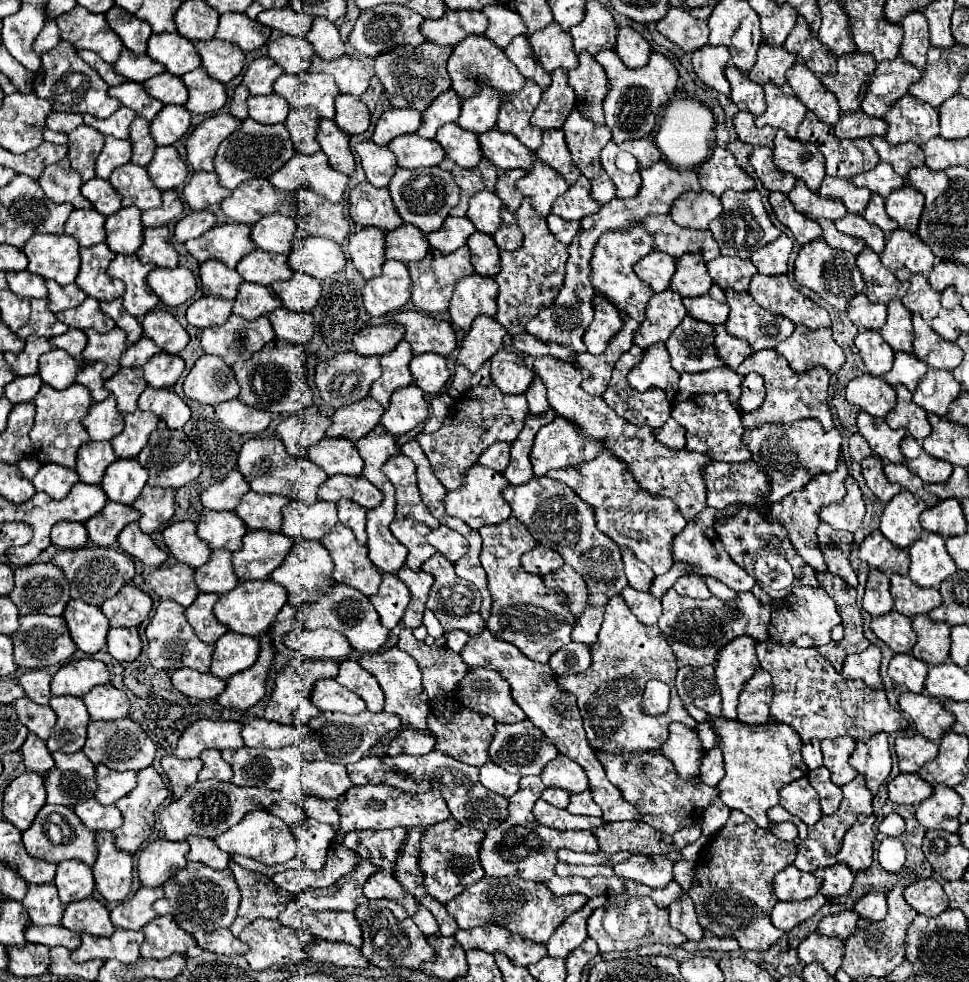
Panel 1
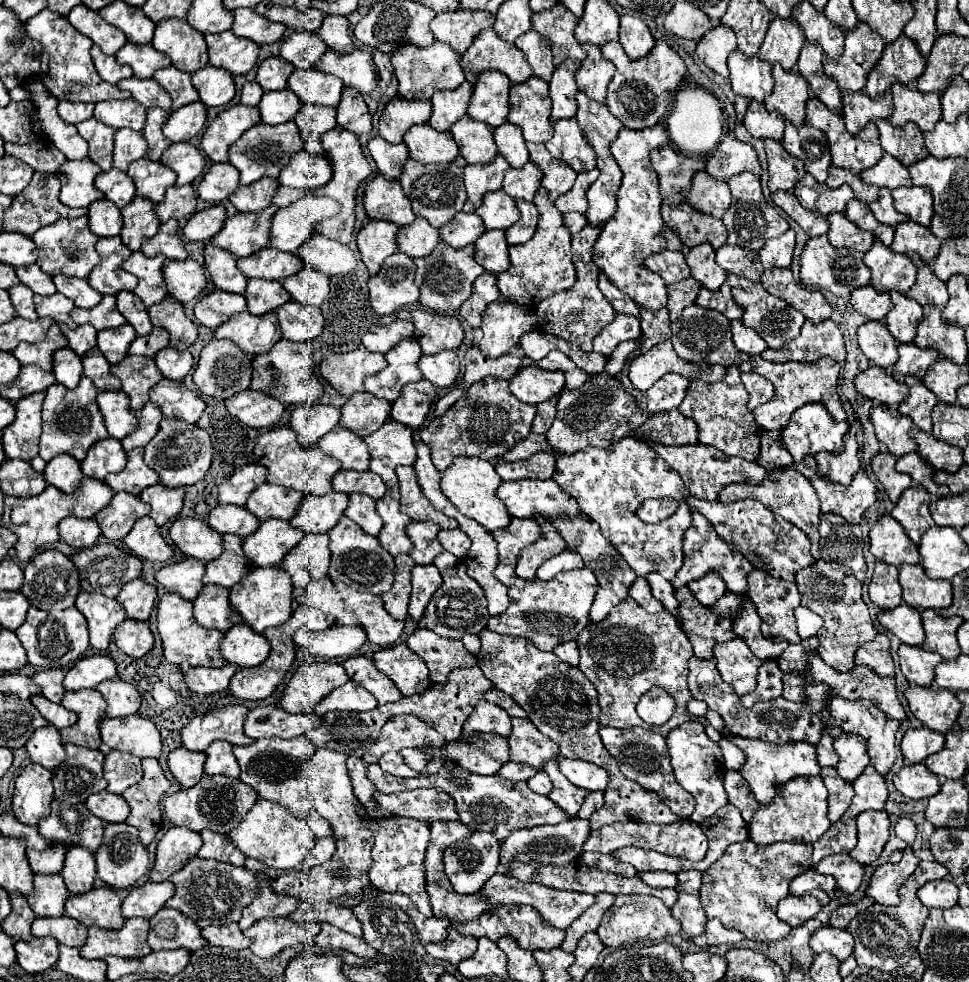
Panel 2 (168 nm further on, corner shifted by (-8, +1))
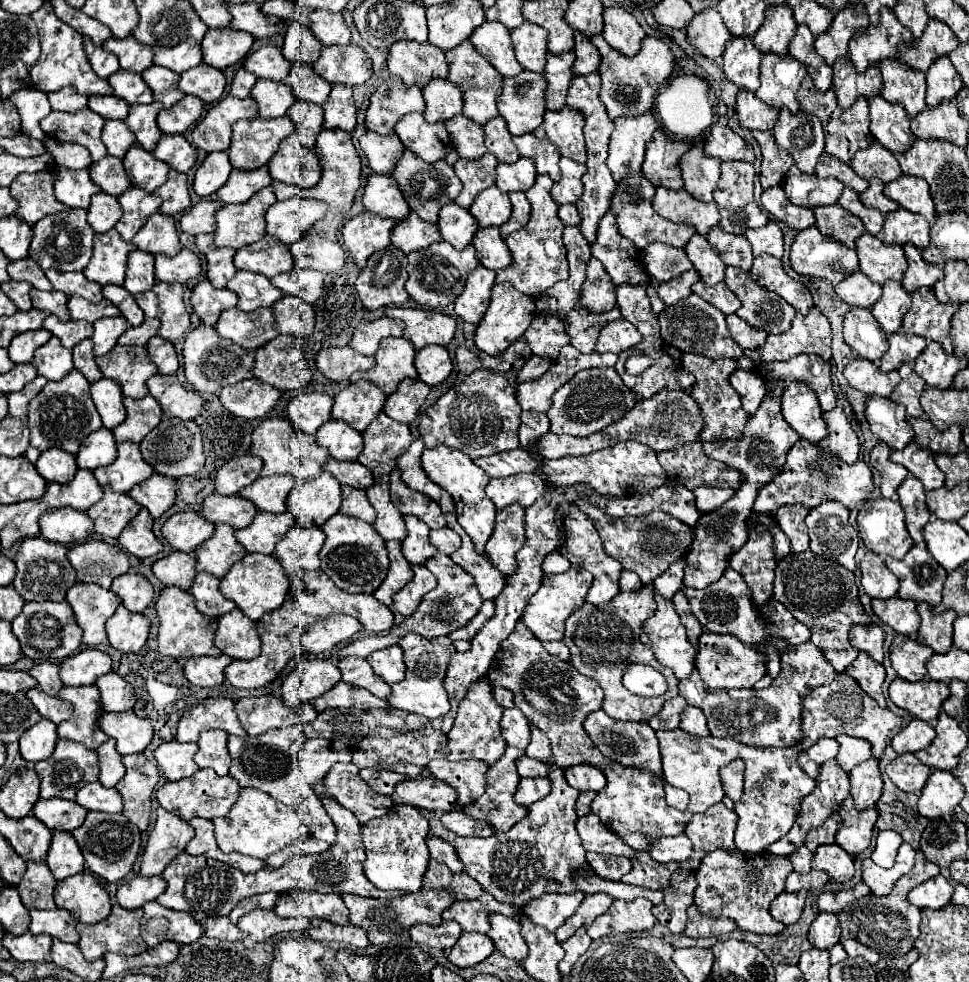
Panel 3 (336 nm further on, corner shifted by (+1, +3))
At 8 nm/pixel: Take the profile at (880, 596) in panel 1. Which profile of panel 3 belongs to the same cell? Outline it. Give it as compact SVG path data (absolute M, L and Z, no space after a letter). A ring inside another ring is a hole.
M868 552L860 562L862 588L870 598L892 598L898 592L898 578L888 570L882 556Z

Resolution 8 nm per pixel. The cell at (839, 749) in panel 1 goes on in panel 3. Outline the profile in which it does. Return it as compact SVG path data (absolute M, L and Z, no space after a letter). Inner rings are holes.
M840 734L836 740L838 740L838 744L840 744L836 762L838 762L838 766L840 766L844 772L850 772L850 770L852 770L856 764L860 764L862 760L872 758L870 742L862 740L862 738L848 736L848 734Z

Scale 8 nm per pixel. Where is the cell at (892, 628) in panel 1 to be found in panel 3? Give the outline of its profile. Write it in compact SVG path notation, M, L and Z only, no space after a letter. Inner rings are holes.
M892 596L888 600L876 600L874 598L872 600L872 610L896 634L912 636L912 634L918 632L920 616L916 612L916 602L914 600L902 600L898 596Z

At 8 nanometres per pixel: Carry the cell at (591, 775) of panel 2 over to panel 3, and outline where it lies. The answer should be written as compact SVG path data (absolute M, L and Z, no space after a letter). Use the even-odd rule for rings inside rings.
M580 764L580 766L570 766L564 770L564 776L568 780L568 784L576 790L594 790L600 792L606 786L606 778L604 774L596 768L596 766L588 766L588 764Z

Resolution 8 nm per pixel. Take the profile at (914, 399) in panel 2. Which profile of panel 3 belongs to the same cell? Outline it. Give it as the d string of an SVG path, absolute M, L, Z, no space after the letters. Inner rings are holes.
M904 364L902 368L898 368L898 372L902 376L902 382L894 388L894 392L890 394L890 400L902 404L906 408L906 414L908 416L922 418L924 416L924 410L922 410L918 398L924 392L924 380L912 370L910 364Z

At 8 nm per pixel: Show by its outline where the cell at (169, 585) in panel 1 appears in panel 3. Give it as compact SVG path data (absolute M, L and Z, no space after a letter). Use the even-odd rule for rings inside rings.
M172 552L156 560L152 572L164 586L180 586L182 590L188 590L196 576L194 564L196 564L194 556L184 552Z

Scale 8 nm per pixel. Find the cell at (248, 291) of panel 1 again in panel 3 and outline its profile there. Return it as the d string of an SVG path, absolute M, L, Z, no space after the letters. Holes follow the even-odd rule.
M238 270L236 276L228 282L228 288L238 294L238 308L252 312L256 308L270 308L276 300L284 296L282 290L270 284L270 280L256 272Z

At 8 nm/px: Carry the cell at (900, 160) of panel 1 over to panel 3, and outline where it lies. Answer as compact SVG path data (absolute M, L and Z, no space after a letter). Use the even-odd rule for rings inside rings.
M882 96L870 98L870 132L890 152L906 152L912 146L910 118L898 104L886 102Z

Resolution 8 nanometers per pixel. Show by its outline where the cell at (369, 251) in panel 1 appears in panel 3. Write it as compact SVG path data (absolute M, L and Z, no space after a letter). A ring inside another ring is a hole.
M360 214L348 220L342 228L344 246L350 256L358 264L358 268L366 266L366 260L376 252L390 246L390 232L394 228L394 220L378 218L376 214Z

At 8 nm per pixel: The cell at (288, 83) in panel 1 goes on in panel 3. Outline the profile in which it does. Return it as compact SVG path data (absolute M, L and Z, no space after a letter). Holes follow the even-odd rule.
M294 62L286 80L284 80L296 98L306 100L306 102L314 102L314 104L324 104L326 98L330 96L330 82L326 82L324 78L320 78L312 66L302 64L302 62Z

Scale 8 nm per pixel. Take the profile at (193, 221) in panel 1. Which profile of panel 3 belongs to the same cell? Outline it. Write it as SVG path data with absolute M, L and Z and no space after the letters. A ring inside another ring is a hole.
M200 200L194 204L184 216L180 218L180 226L184 232L196 236L196 234L206 234L216 230L216 212L222 206L218 200Z

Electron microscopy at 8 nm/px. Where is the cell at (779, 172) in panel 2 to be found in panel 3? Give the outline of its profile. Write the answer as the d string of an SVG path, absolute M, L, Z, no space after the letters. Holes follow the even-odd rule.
M754 132L754 138L762 150L762 166L760 166L760 184L762 188L780 186L790 166L794 164L792 156L786 150L780 150L774 142L772 132Z

